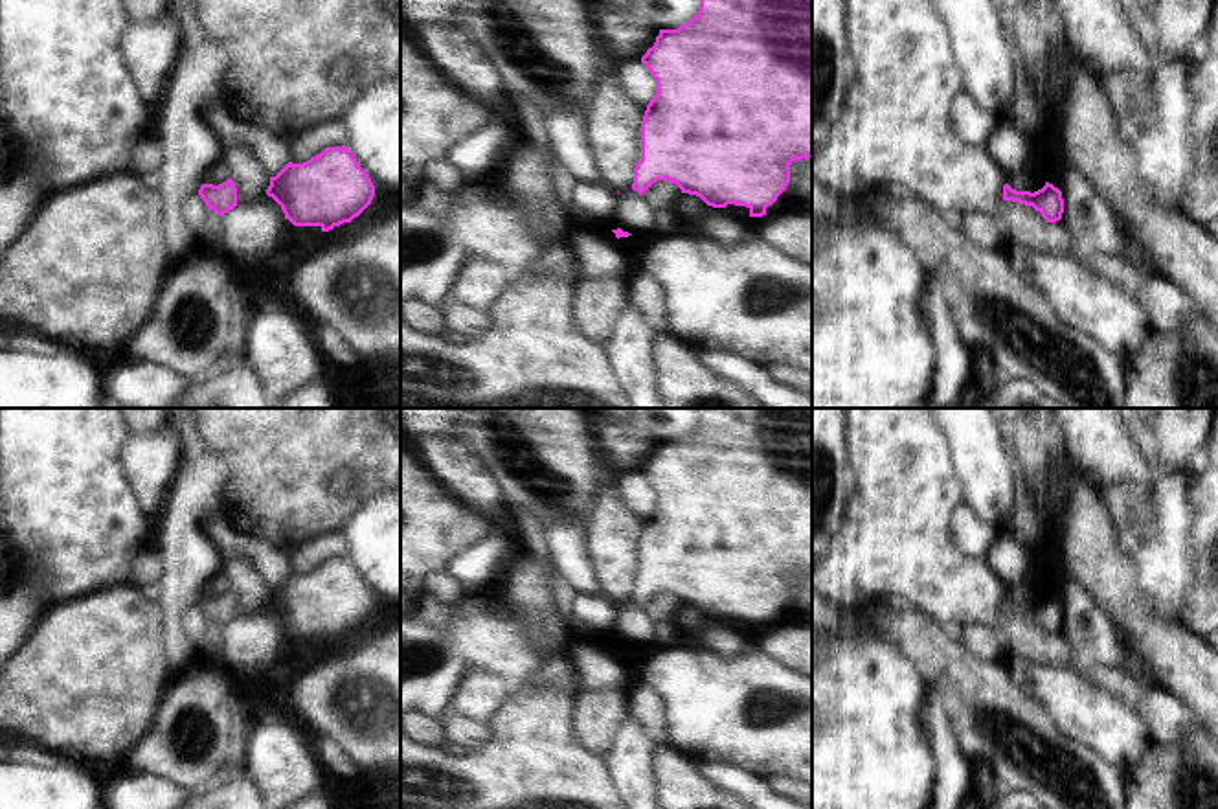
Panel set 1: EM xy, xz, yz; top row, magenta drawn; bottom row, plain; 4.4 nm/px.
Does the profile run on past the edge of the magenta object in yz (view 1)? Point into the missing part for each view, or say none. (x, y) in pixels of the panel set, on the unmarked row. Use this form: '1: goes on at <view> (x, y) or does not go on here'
1: does not go on here

